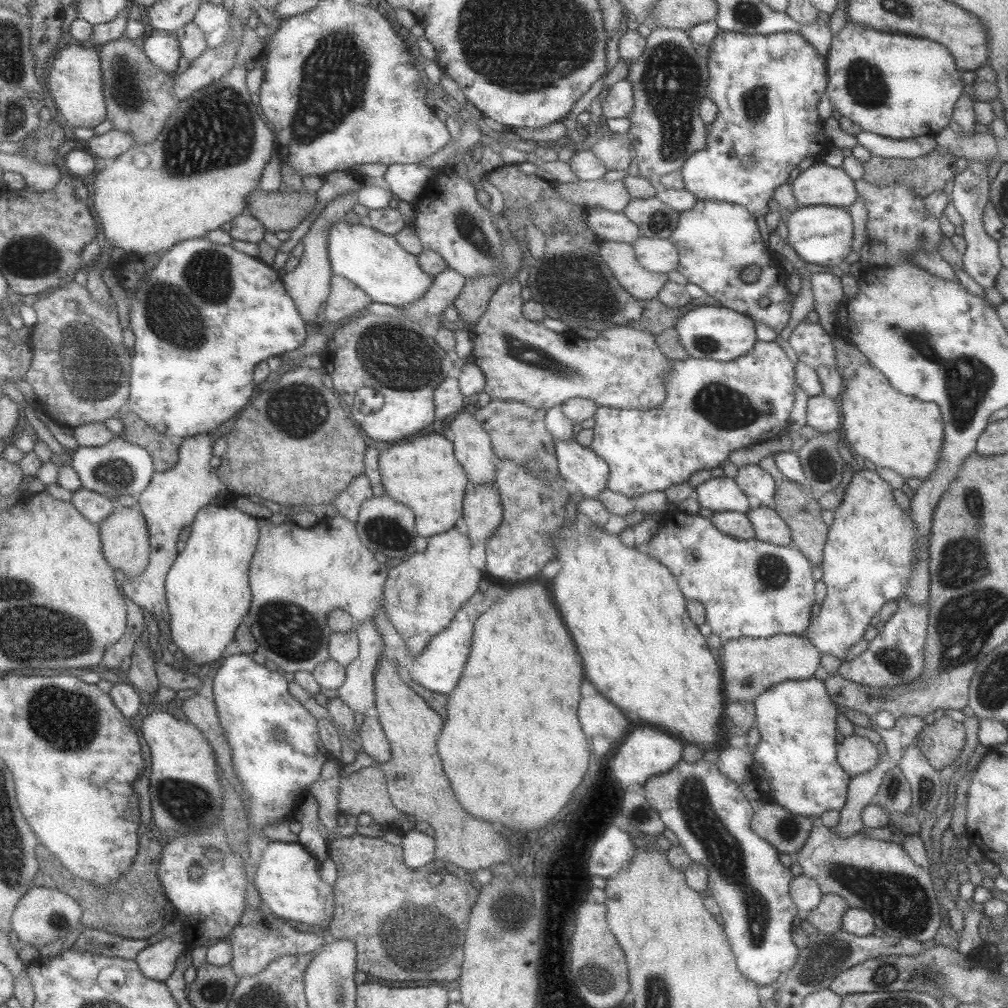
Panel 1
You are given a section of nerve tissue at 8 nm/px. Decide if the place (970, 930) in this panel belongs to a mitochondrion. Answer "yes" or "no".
no

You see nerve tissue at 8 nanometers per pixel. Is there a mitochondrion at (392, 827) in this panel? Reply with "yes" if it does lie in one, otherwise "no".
no

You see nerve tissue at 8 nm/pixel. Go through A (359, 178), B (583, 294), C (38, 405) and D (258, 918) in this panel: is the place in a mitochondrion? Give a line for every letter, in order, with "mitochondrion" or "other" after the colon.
A: other
B: mitochondrion
C: other
D: other

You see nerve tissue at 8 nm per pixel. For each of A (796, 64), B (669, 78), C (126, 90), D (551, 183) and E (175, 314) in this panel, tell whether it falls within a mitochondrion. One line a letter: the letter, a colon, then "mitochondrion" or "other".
A: other
B: mitochondrion
C: mitochondrion
D: other
E: mitochondrion

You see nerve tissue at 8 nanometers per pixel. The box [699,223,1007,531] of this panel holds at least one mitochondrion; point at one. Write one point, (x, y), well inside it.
(967, 379)

